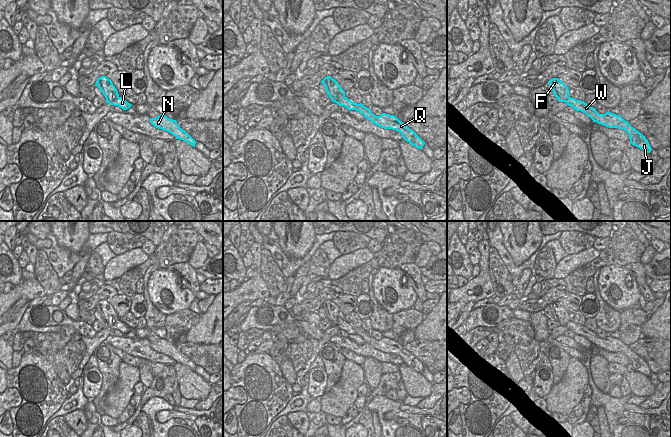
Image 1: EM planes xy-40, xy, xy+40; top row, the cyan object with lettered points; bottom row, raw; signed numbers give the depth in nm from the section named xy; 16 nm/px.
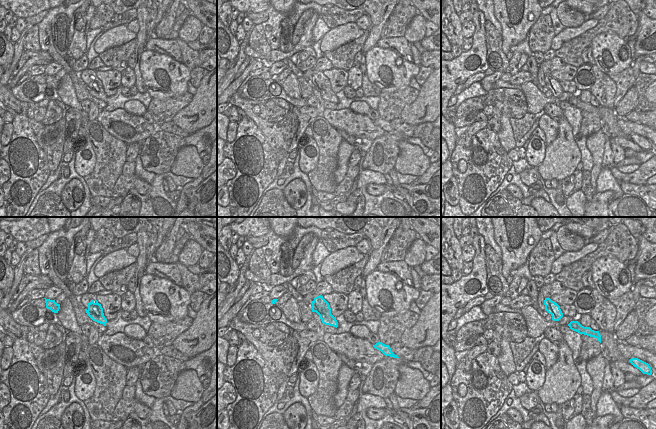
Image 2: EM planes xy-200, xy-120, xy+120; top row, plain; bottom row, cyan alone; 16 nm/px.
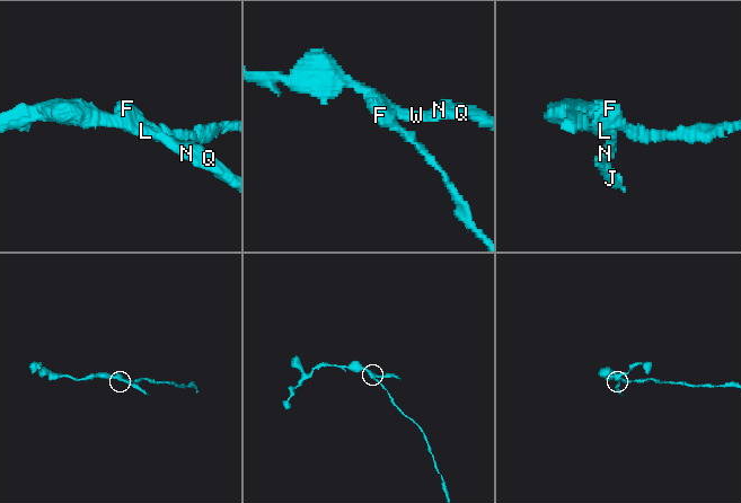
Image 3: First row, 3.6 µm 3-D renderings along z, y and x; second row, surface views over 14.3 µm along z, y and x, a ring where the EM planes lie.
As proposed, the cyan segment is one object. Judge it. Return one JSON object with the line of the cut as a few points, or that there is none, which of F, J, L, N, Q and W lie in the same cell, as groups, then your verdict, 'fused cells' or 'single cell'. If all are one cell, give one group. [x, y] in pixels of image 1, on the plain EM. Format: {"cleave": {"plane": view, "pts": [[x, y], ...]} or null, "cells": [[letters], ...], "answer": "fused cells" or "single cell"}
{"cleave": {"plane": "xy-40", "pts": [[101, 314], [110, 316], [113, 322], [118, 319]]}, "cells": [["F"], ["J", "L", "N", "Q", "W"]], "answer": "fused cells"}

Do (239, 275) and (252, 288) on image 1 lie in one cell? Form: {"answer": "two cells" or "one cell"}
{"answer": "two cells"}

